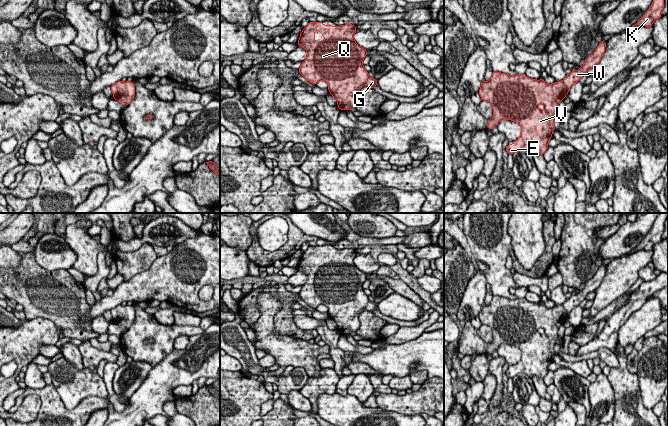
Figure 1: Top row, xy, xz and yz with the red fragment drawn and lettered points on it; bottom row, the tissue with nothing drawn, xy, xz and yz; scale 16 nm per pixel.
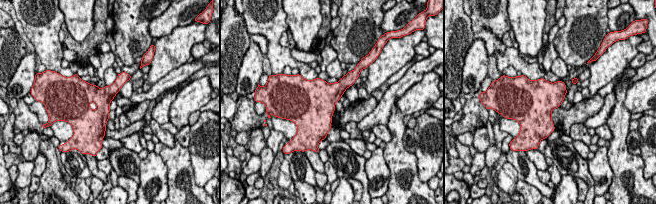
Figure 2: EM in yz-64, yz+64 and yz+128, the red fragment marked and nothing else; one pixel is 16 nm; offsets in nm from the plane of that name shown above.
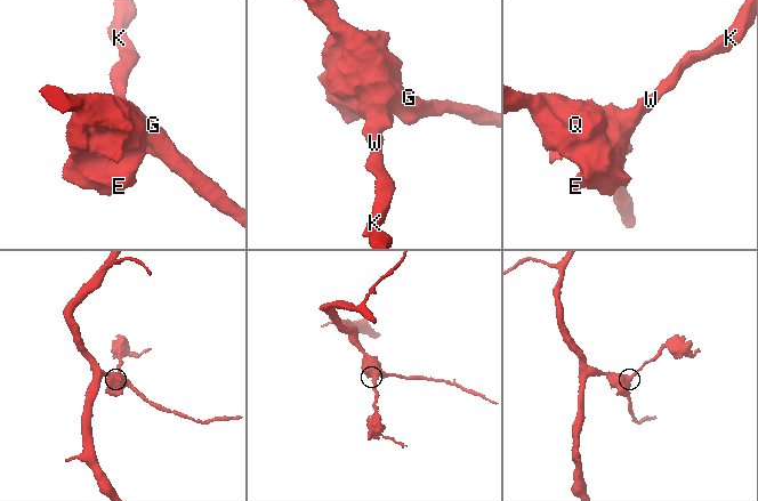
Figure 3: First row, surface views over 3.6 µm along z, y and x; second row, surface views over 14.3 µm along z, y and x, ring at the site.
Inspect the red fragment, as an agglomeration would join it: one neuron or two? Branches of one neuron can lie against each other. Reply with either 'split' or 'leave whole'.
leave whole

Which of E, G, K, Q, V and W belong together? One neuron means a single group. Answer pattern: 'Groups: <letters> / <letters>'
Groups: E G K Q V W

